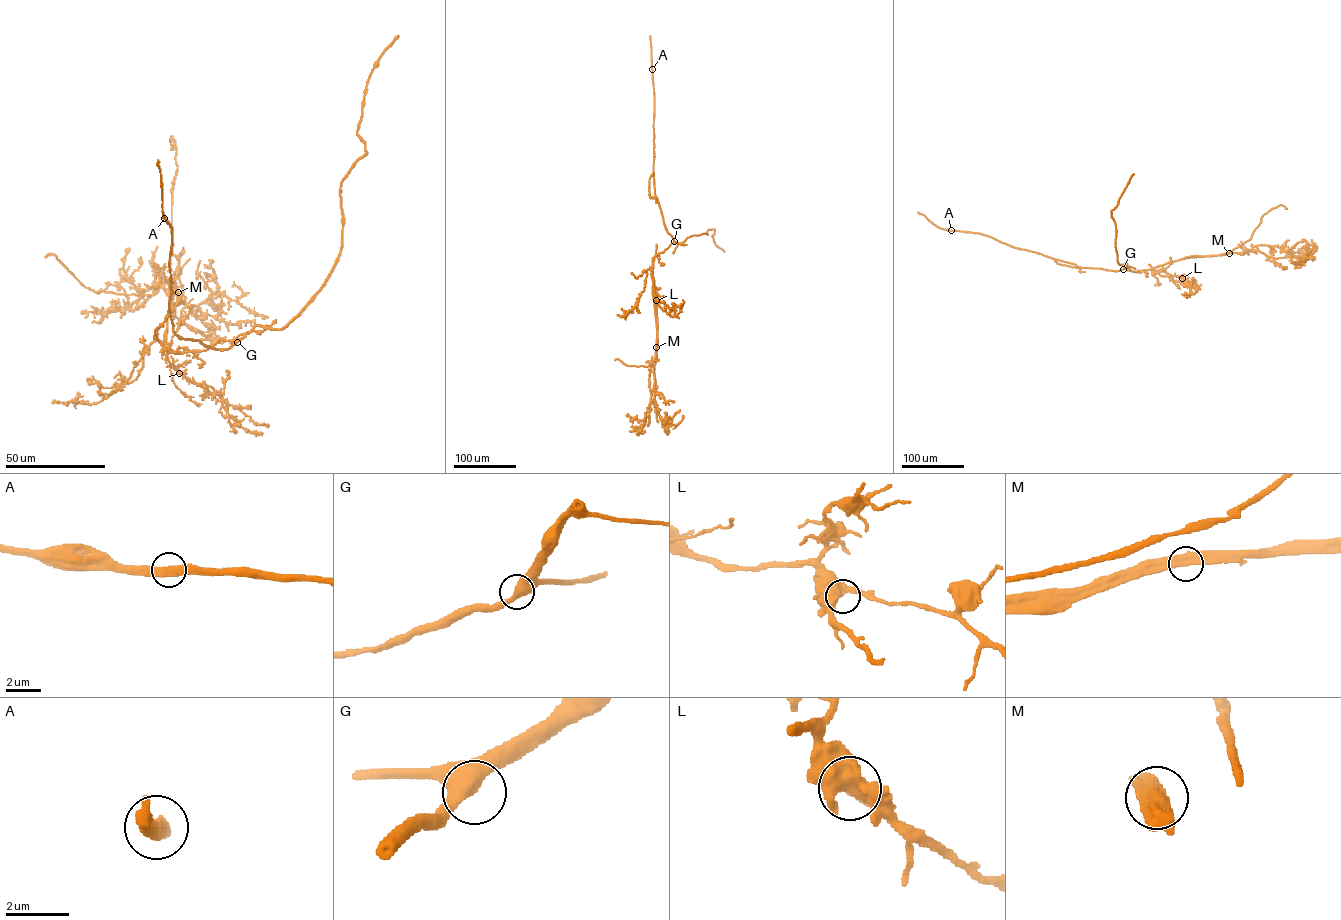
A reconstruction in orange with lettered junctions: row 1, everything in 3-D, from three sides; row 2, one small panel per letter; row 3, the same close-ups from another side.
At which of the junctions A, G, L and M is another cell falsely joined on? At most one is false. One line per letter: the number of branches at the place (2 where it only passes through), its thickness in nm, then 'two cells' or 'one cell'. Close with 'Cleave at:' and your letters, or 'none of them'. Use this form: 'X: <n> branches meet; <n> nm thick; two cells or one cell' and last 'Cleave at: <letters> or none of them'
A: 2 branches meet; 440 nm thick; one cell
G: 2 branches meet; 500 nm thick; one cell
L: 2 branches meet; 550 nm thick; one cell
M: 2 branches meet; 600 nm thick; two cells
Cleave at: M

